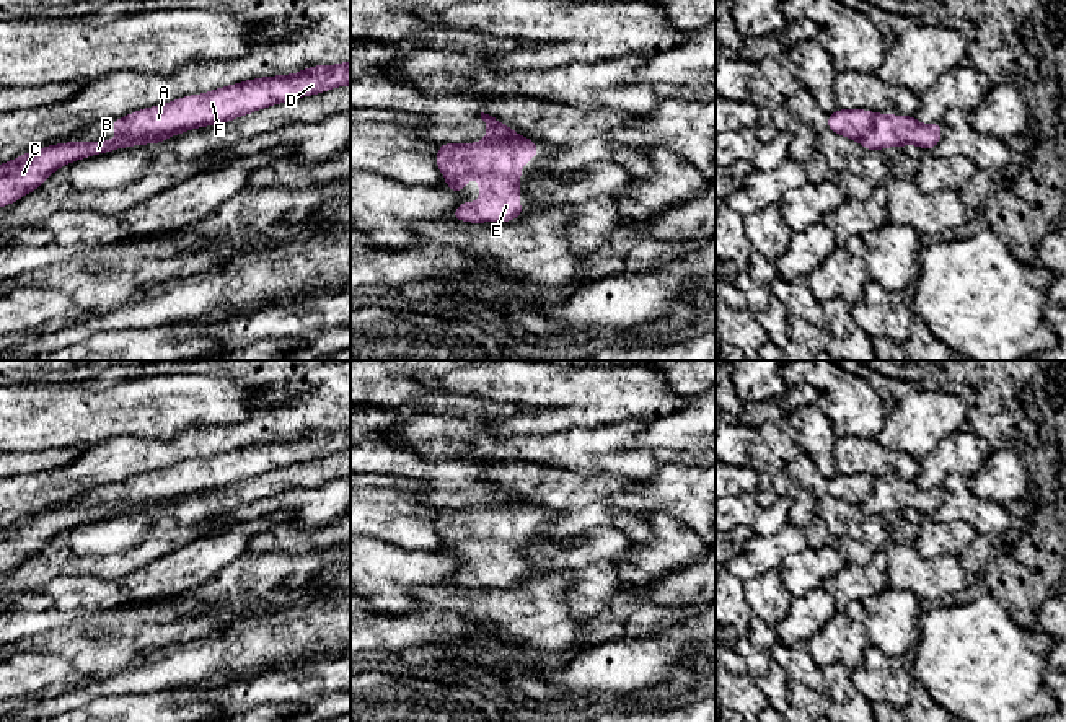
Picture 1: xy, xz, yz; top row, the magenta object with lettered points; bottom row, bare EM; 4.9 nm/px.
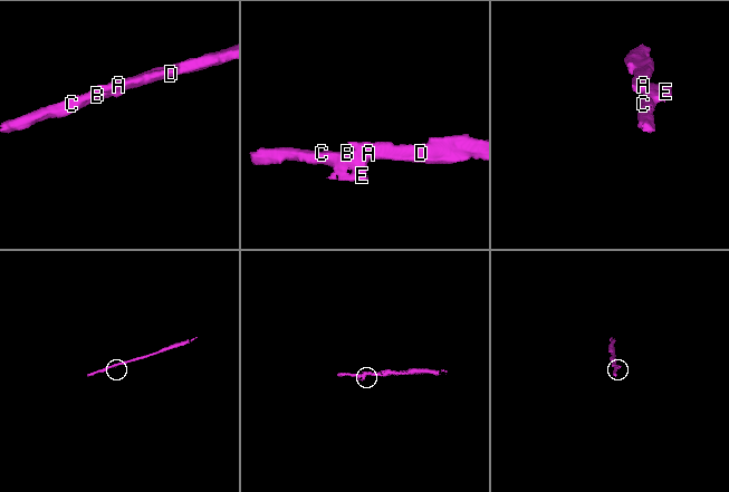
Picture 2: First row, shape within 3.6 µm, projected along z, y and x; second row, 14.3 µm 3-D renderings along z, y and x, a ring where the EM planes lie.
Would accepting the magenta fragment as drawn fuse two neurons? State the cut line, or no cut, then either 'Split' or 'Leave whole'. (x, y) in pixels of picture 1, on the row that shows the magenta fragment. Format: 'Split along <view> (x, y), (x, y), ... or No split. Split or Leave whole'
Split along xy (168, 134), (142, 139), (121, 137). Split

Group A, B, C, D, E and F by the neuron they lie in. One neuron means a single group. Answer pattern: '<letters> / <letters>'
A D F / B C E

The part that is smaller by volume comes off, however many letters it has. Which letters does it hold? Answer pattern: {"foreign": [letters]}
{"foreign": ["B", "C", "E"]}

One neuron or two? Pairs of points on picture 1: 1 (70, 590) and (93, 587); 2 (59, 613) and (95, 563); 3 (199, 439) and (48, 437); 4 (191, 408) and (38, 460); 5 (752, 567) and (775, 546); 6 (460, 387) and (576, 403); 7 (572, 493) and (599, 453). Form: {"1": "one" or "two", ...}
{"1": "one", "2": "two", "3": "two", "4": "two", "5": "one", "6": "one", "7": "two"}

